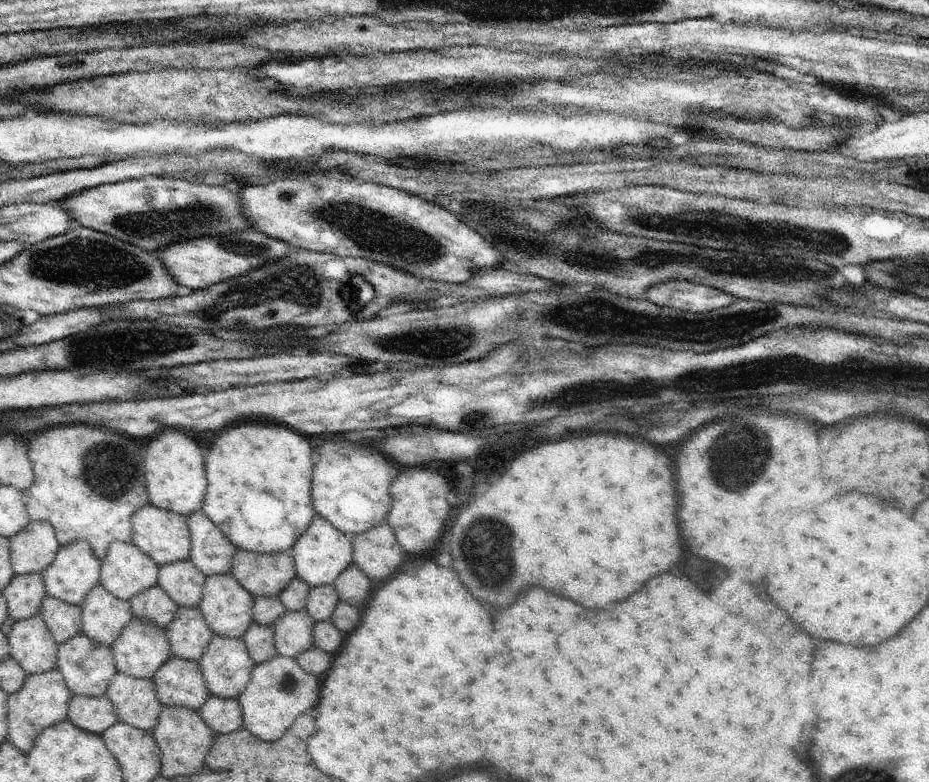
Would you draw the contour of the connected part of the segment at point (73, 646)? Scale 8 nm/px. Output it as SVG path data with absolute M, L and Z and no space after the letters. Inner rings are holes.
M81 632L72 636L68 642L58 645L56 667L73 696L102 696L117 670L112 649L100 642L93 641Z

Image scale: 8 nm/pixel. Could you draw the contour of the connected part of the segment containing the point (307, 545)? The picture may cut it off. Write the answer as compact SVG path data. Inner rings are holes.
M314 516L312 524L304 530L304 534L300 534L300 538L290 550L298 578L304 579L310 588L336 582L336 578L353 564L353 544L351 542L350 536L340 532L336 526L332 526L324 516Z

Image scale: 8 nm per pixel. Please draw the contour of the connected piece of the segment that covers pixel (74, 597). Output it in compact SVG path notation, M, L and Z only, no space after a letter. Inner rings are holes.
M78 540L70 546L61 546L54 562L42 572L47 594L62 602L79 606L88 596L88 592L99 583L101 560L96 558L88 542Z

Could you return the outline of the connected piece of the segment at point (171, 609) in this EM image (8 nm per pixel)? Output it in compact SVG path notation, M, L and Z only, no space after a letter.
M158 585L136 594L129 603L133 616L148 618L162 628L167 628L168 624L175 619L179 608L178 604Z

